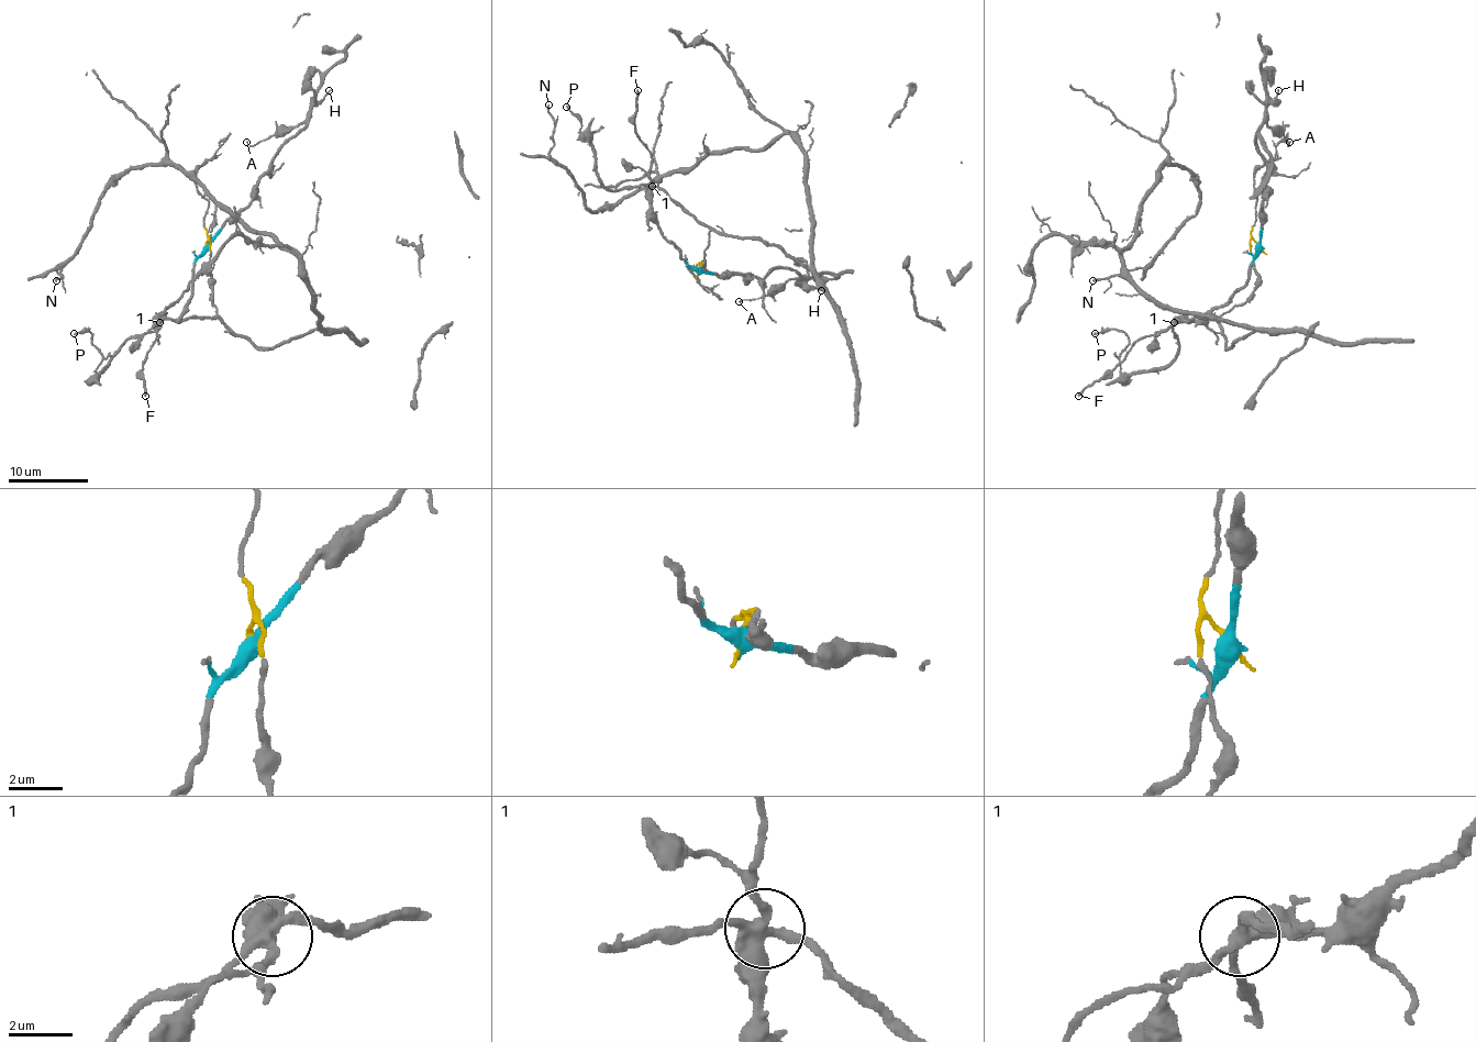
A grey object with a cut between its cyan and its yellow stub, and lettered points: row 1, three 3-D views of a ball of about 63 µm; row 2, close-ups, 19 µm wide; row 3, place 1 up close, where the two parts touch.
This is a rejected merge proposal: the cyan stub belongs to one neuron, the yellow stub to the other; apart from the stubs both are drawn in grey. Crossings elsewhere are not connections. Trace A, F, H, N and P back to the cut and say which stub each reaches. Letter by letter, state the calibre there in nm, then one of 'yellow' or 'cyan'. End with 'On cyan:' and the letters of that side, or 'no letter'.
A: 150 nm thick; cyan
F: 200 nm thick; cyan
H: 140 nm thick; cyan
N: 220 nm thick; yellow
P: 180 nm thick; yellow
On cyan: A, F, H

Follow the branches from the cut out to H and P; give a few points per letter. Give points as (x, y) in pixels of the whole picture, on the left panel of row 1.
H: (206, 245), (225, 222), (252, 200), (252, 188), (269, 167), (272, 157), (308, 120), (310, 108), (330, 89)
P: (206, 245), (218, 316), (159, 320), (132, 335), (98, 374), (101, 352), (89, 330), (74, 334)

